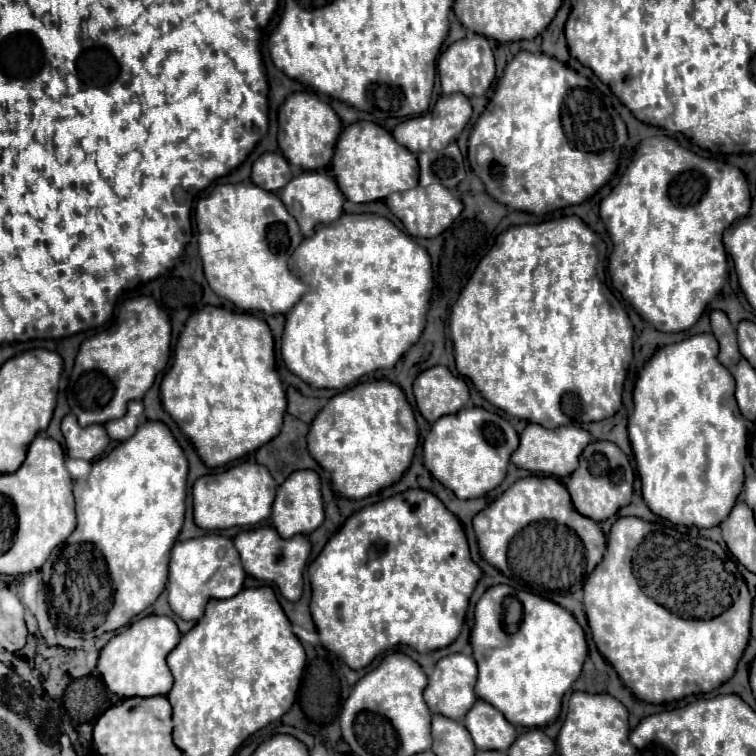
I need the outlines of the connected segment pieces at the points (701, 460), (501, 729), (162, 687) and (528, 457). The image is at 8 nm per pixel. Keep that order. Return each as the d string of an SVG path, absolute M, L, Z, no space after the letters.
M694 334L690 338L684 338L682 342L670 344L670 346L662 346L660 350L654 352L654 356L648 360L648 364L642 368L636 388L634 388L634 412L628 418L628 434L630 434L630 442L634 442L634 458L636 458L636 468L640 474L642 484L642 497L644 502L648 504L648 508L660 516L666 518L674 524L684 524L684 526L700 526L700 528L712 528L718 526L732 510L742 484L744 484L744 461L748 455L747 429L744 424L744 416L740 414L736 400L734 400L734 378L732 374L716 360L718 354L718 342L712 334Z
M476 700L464 718L464 726L472 734L478 750L508 750L516 738L516 728L484 700Z
M146 616L130 624L124 632L116 634L100 652L98 672L110 692L130 698L130 696L166 696L172 688L172 672L166 664L168 652L178 644L180 630L168 616Z
M528 424L520 434L520 446L512 454L512 462L520 468L526 468L534 474L546 474L556 478L566 478L576 470L578 456L582 454L584 446L592 440L592 434L576 424L572 426L558 426L558 428L544 428L540 424Z

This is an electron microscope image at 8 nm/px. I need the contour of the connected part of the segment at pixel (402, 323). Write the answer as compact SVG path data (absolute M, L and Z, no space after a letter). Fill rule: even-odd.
M342 214L336 222L320 224L314 236L304 238L294 250L288 268L310 292L286 314L282 358L290 372L314 388L342 390L378 368L392 368L424 330L432 292L432 262L428 252L388 218L376 214Z

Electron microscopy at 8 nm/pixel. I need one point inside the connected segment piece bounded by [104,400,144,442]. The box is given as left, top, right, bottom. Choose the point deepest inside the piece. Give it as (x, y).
(121, 429)

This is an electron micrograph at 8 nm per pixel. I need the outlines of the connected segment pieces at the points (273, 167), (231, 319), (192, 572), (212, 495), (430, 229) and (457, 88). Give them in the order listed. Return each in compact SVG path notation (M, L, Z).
M266 152L252 166L252 182L268 192L282 190L290 180L290 164L280 152Z
M204 306L186 320L174 350L174 364L166 372L160 392L166 412L192 440L206 466L224 466L258 450L280 432L282 416L286 412L286 394L276 372L274 338L268 324L252 314L236 314L220 306Z
M204 534L200 538L176 542L170 556L168 602L170 608L184 620L200 620L208 598L230 598L242 590L244 568L234 542L220 534Z
M242 462L218 474L200 476L192 486L194 522L204 530L252 526L270 516L276 498L276 482L270 470L258 462Z
M432 184L432 186L416 186L410 188L406 192L394 192L386 198L386 204L390 208L390 212L404 224L404 228L408 230L410 236L416 238L432 238L442 234L462 212L464 204L458 196L454 196L446 186L440 184Z
M468 34L466 38L450 44L438 58L438 76L442 82L442 92L444 94L454 94L460 92L464 96L482 96L492 80L494 80L494 52L490 46L490 40L480 34Z

